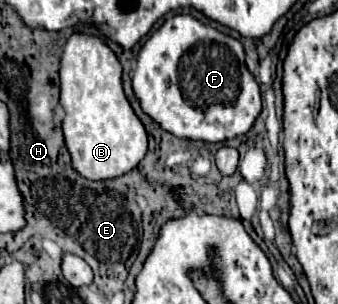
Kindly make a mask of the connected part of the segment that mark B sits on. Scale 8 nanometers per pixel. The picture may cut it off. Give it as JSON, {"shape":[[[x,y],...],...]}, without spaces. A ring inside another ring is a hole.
{"shape":[[[75,32],[69,36],[63,58],[61,58],[61,106],[65,110],[63,118],[63,132],[65,132],[65,142],[71,152],[71,160],[75,170],[89,178],[89,180],[109,180],[123,176],[131,172],[145,156],[147,152],[147,132],[141,124],[141,120],[135,116],[125,92],[123,92],[123,82],[121,82],[121,62],[117,54],[109,48],[105,40],[93,34],[83,34]]]}

